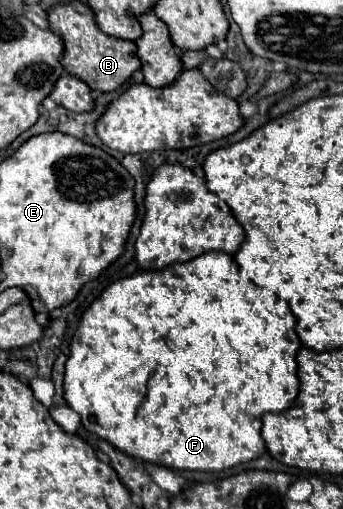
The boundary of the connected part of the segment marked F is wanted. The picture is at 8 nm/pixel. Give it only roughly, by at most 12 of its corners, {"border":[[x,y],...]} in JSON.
{"border":[[201,254],[83,312],[65,402],[177,470],[259,458],[287,300]]}

